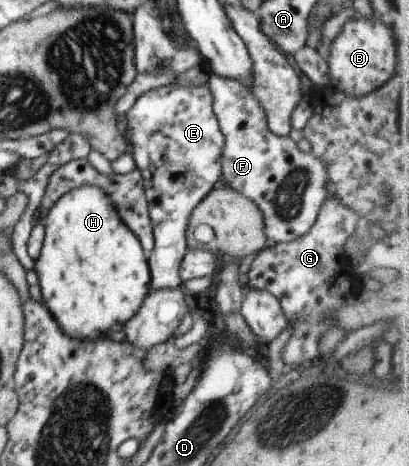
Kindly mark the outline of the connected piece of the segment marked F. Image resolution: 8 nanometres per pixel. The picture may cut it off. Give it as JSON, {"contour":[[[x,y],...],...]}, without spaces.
{"contour":[[[211,71],[207,86],[212,93],[212,107],[225,139],[221,155],[222,178],[225,183],[256,203],[264,219],[264,235],[271,243],[287,244],[306,235],[315,224],[321,205],[331,193],[326,165],[314,157],[312,152],[300,151],[289,135],[277,136],[269,130],[264,109],[244,83],[218,77]]]}

